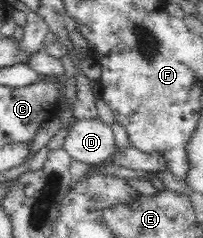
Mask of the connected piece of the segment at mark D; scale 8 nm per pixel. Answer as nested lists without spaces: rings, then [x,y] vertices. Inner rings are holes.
[[[83,119],[70,126],[63,148],[71,160],[92,166],[108,160],[114,146],[111,126],[99,119]]]

